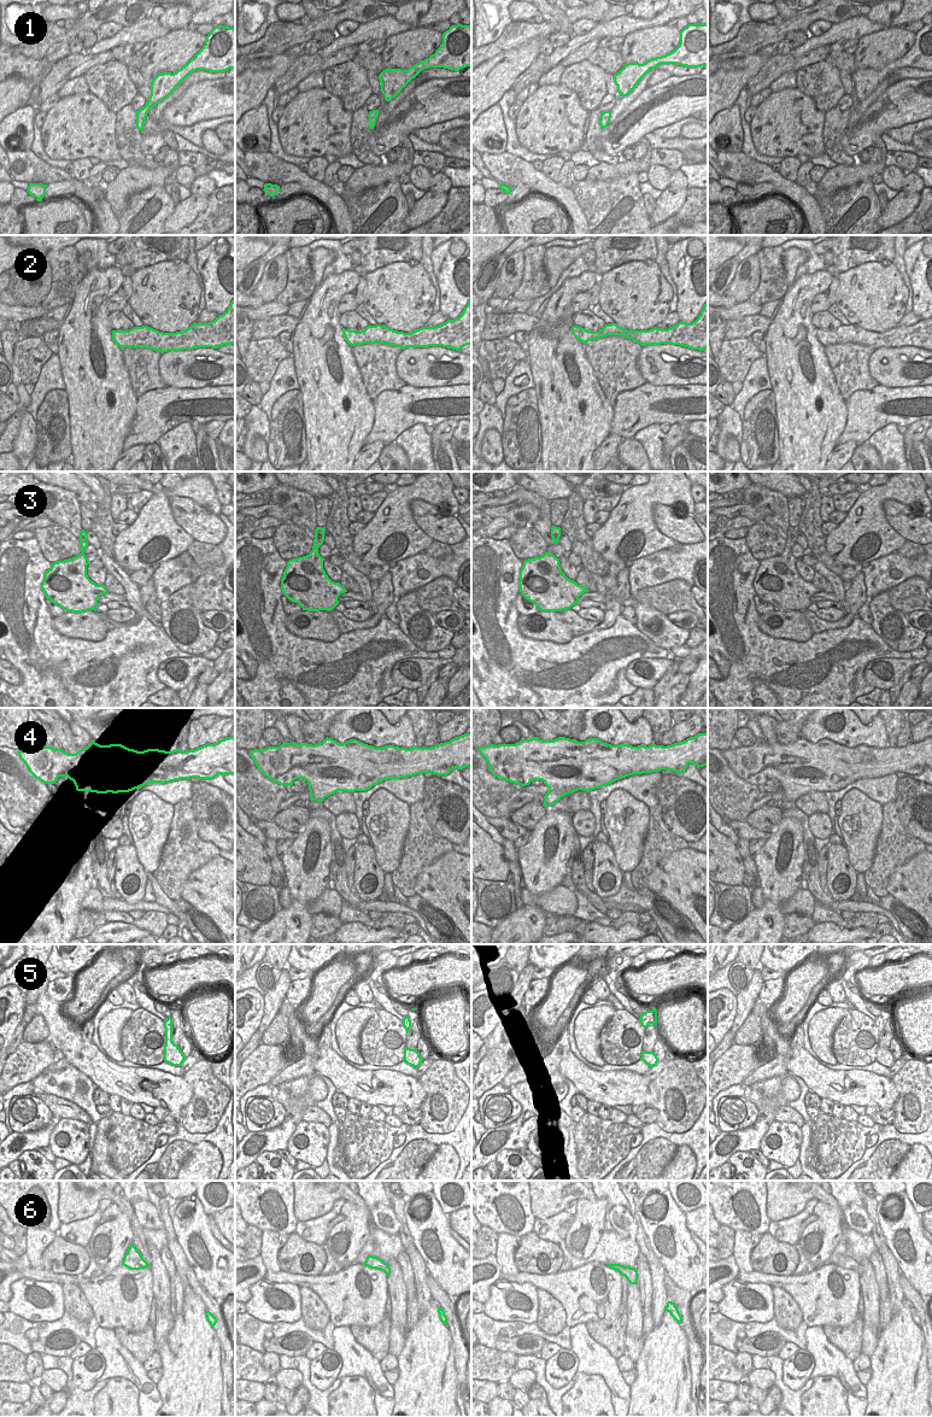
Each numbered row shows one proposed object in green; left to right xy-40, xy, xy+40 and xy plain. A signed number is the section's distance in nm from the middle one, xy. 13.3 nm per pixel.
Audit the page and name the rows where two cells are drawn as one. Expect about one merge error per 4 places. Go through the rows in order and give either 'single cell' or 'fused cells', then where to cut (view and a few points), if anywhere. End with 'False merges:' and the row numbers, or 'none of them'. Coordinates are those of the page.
1: single cell; cut none
2: single cell; cut none
3: single cell; cut none
4: single cell; cut none
5: single cell; cut none
6: single cell; cut none
False merges: none of them

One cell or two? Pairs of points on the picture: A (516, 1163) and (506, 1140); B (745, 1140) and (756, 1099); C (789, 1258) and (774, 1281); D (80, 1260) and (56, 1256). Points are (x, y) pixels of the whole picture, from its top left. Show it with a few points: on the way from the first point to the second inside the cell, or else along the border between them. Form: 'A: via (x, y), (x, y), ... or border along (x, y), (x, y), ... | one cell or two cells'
A: border along (517, 1149), (502, 1149), (494, 1160) | two cells
B: via (755, 1130), (767, 1116), (766, 1108) | one cell
C: border along (754, 1270), (766, 1274), (792, 1275) | two cells
D: via (76, 1253), (71, 1252), (63, 1256) | one cell

